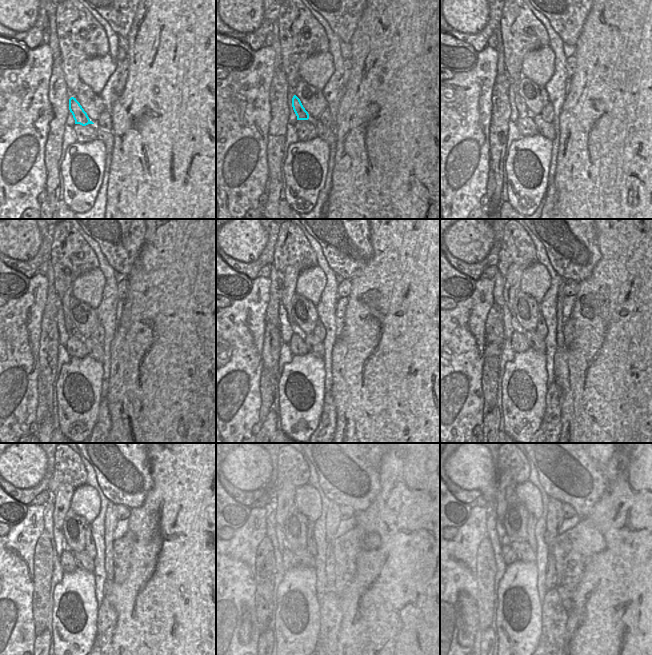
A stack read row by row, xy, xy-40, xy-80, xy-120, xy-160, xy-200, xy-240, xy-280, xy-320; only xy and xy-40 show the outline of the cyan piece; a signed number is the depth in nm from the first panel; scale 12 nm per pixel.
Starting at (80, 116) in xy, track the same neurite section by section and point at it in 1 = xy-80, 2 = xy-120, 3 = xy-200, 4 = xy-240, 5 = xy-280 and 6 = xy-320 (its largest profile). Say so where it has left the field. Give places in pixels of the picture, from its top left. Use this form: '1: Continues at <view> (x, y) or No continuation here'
1: Continues at xy-80 (521, 106)
2: Continues at xy-120 (64, 301)
3: Continues at xy-200 (512, 281)
4: Continues at xy-240 (62, 502)
5: Continues at xy-280 (284, 496)
6: Continues at xy-320 (506, 487).

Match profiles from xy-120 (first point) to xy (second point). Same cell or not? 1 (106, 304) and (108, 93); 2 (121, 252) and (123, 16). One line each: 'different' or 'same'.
1: same
2: same

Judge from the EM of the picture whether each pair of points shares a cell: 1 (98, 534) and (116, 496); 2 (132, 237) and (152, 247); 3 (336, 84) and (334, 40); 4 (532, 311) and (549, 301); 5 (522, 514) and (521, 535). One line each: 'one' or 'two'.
1: two
2: two
3: one
4: two
5: one

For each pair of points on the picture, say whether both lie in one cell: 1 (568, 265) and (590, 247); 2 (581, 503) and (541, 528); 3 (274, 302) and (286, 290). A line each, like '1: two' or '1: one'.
1: one
2: two
3: two

